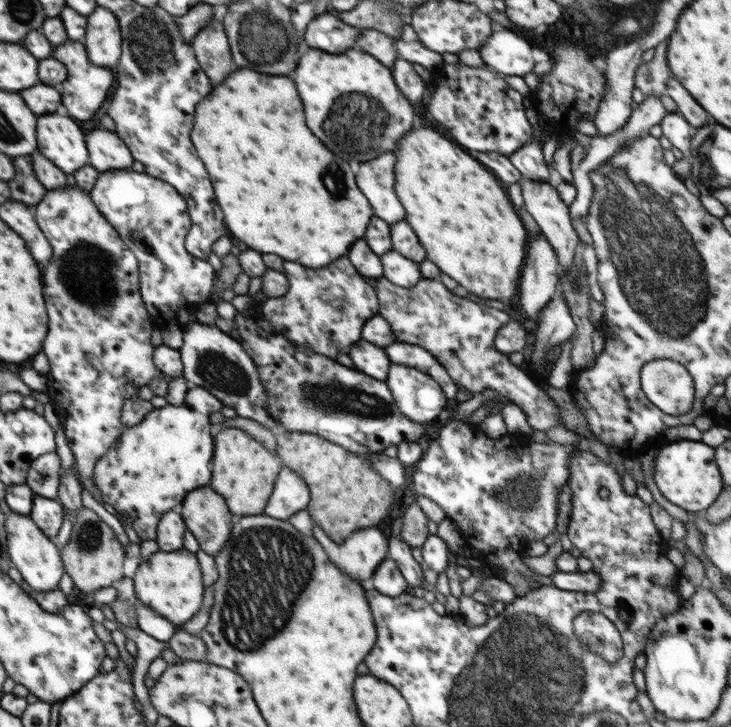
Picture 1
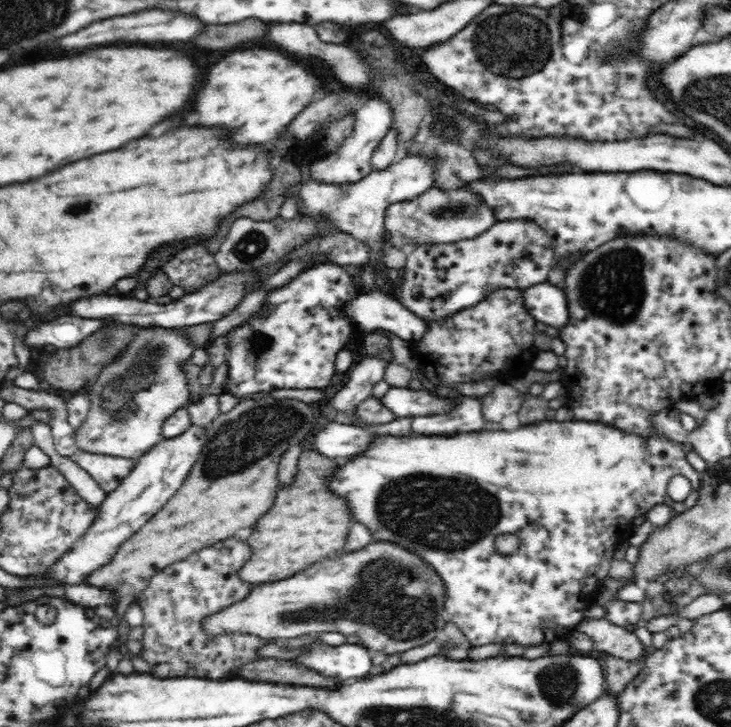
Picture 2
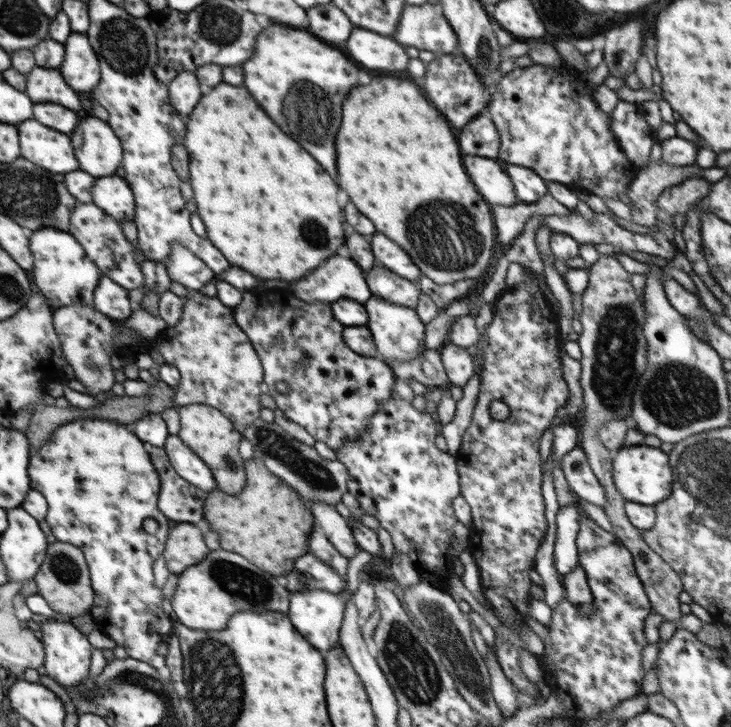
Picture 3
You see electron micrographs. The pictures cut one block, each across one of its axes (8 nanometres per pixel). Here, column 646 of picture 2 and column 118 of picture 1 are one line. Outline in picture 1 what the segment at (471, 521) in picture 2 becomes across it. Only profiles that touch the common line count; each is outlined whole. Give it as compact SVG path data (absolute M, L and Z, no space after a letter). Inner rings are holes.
M189 386L187 393L185 394L185 401L180 406L167 405L162 408L152 409L136 426L125 427L122 436L118 438L115 444L109 449L109 452L105 454L100 461L97 462L94 470L95 486L101 492L101 497L105 502L111 504L117 512L123 512L128 514L133 520L133 528L136 530L138 536L142 541L155 540L157 537L157 526L160 522L161 516L168 511L181 512L182 503L185 496L192 490L200 488L200 486L206 486L210 480L212 480L212 454L214 454L214 440L210 434L210 414L213 412L220 412L223 404L213 395L210 394L205 388Z

